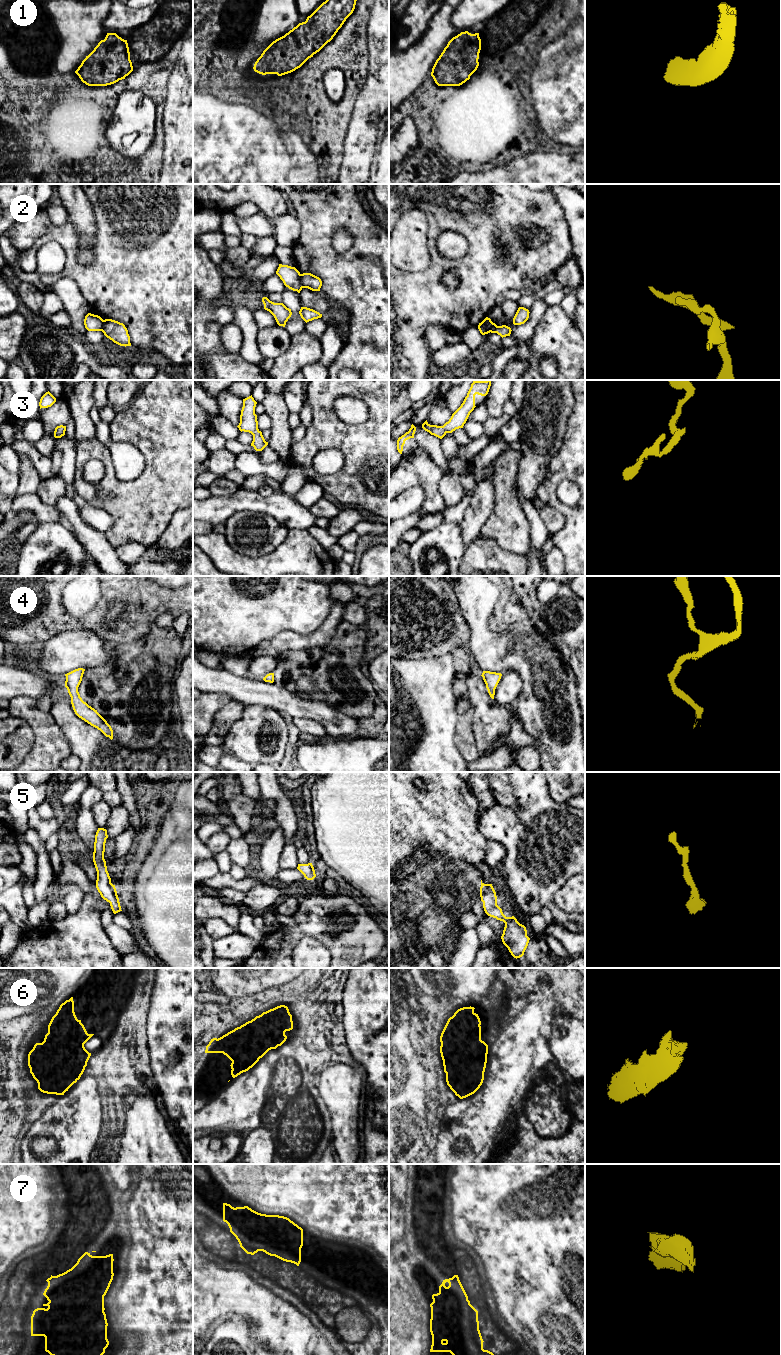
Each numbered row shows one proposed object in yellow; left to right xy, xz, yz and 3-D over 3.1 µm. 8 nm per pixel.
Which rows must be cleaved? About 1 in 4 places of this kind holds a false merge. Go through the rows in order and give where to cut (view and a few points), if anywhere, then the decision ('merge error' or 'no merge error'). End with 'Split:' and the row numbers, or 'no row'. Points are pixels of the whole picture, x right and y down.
1: cut none; no merge error
2: cut xz (300, 274), (300, 285), (302, 287); merge error
3: cut none; no merge error
4: cut none; no merge error
5: cut none; no merge error
6: cut none; no merge error
7: cut none; no merge error
Split: 2

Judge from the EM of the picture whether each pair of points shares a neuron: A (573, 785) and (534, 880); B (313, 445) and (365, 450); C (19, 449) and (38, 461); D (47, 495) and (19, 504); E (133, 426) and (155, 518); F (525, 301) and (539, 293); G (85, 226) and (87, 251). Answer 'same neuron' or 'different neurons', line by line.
A: different neurons
B: same neuron
C: same neuron
D: different neurons
E: same neuron
F: same neuron
G: same neuron

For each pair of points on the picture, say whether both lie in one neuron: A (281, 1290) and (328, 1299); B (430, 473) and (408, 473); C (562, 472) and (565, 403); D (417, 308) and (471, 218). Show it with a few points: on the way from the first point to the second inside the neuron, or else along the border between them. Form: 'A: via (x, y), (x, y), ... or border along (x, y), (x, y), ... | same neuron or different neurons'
A: via (293, 1290), (301, 1290), (316, 1297) | same neuron
B: via (425, 473), (413, 472) | same neuron
C: border along (572, 412), (567, 420), (563, 442), (553, 455) | different neurons
D: via (446, 304), (475, 277), (475, 247) | same neuron

